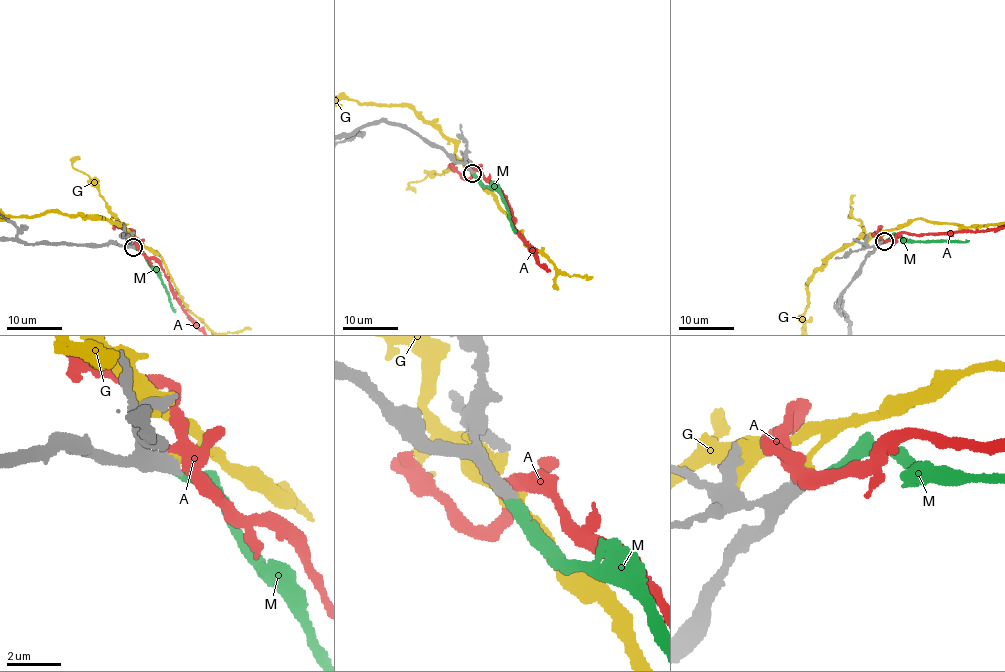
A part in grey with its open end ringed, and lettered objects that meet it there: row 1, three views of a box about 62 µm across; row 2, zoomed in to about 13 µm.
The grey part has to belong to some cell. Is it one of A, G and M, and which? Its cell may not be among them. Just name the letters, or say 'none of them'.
M

